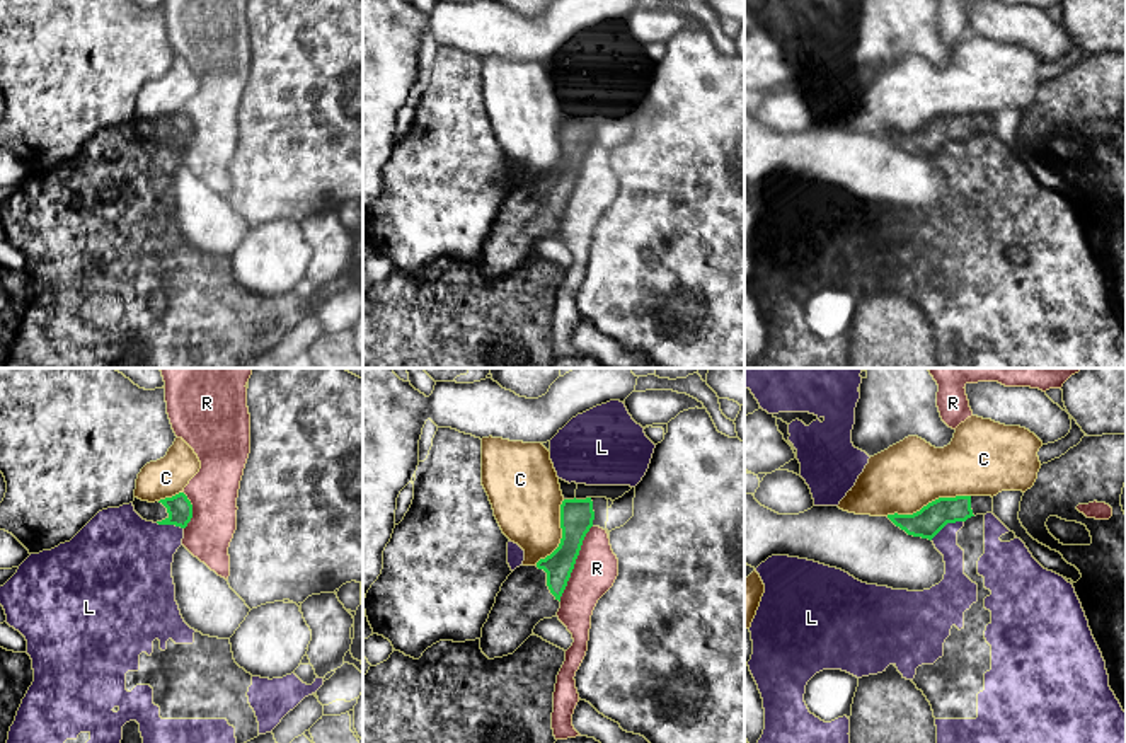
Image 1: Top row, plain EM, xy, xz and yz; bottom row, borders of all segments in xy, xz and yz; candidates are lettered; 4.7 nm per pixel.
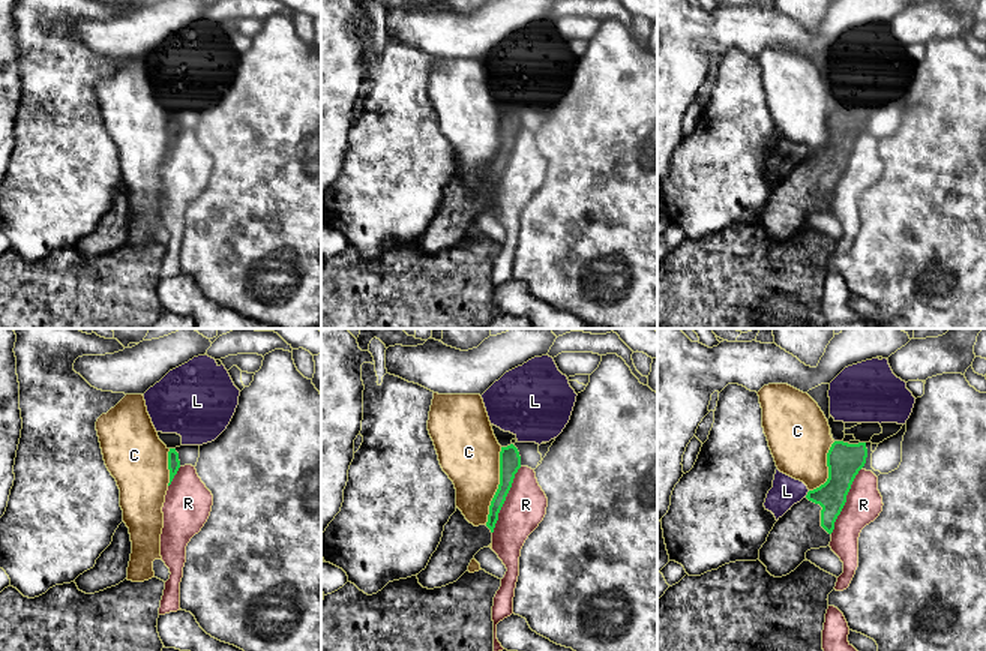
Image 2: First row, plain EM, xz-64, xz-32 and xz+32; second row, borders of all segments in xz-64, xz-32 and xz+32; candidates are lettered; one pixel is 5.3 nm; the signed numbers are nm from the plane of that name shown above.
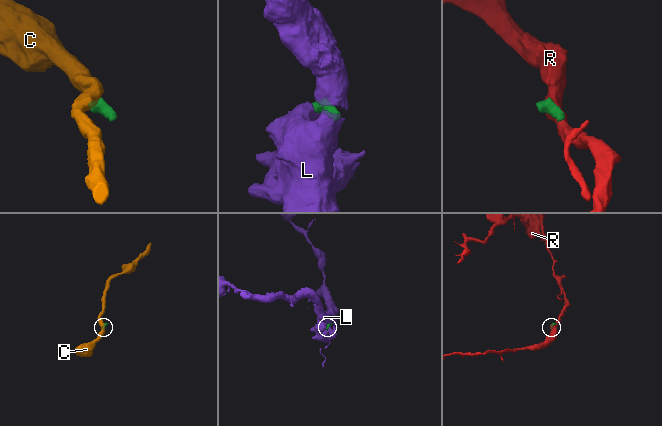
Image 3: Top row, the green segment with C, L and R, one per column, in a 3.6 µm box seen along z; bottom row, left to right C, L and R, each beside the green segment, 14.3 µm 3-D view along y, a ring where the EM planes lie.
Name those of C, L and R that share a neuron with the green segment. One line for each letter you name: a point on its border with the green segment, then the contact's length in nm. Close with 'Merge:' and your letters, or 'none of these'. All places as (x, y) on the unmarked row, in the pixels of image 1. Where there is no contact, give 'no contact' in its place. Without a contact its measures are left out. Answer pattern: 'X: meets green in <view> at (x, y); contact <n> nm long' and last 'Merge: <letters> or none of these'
Merge: none of these

